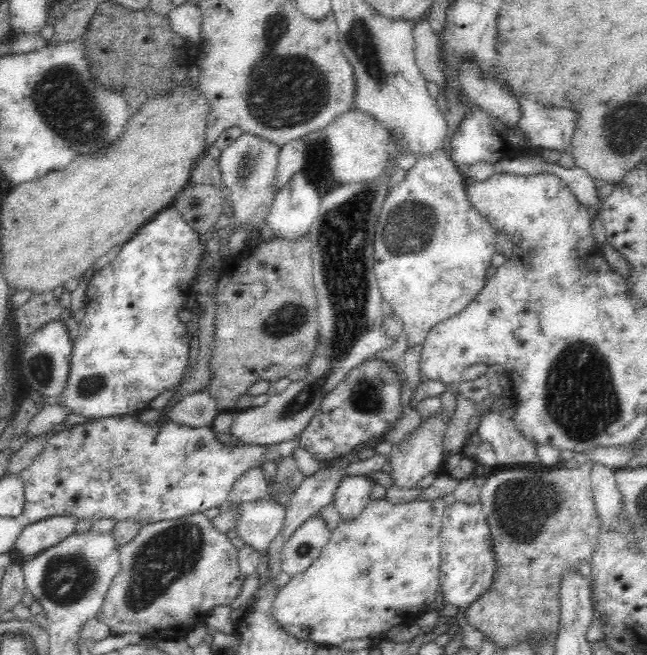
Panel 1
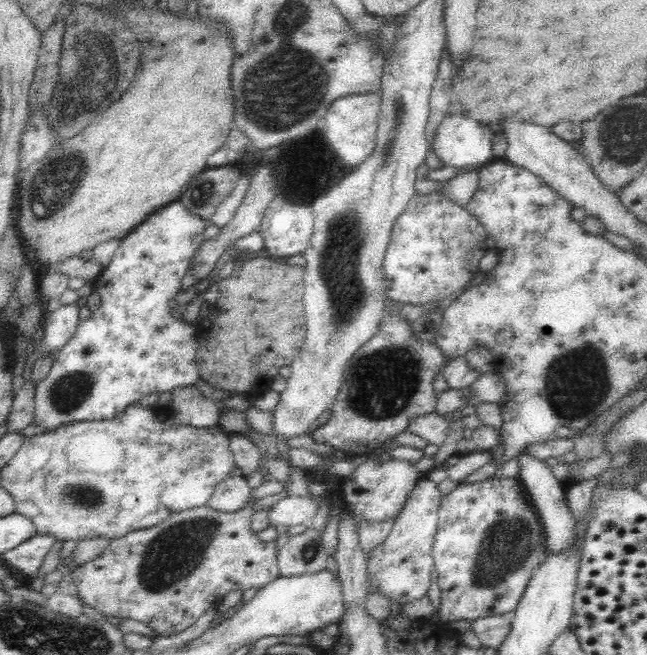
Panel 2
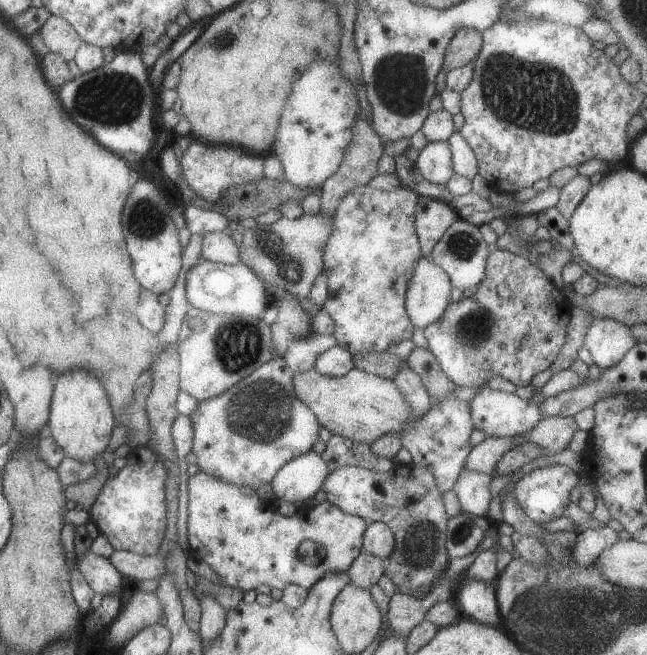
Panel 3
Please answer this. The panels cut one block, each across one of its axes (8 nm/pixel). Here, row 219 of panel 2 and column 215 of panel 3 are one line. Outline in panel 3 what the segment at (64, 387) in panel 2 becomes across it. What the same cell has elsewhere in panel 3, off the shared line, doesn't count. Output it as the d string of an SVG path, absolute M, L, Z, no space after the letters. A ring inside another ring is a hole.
M192 138L191 144L183 152L180 164L184 180L190 190L198 198L203 198L207 203L215 204L228 187L251 183L263 177L262 166L264 157L249 153L238 147L212 146Z

